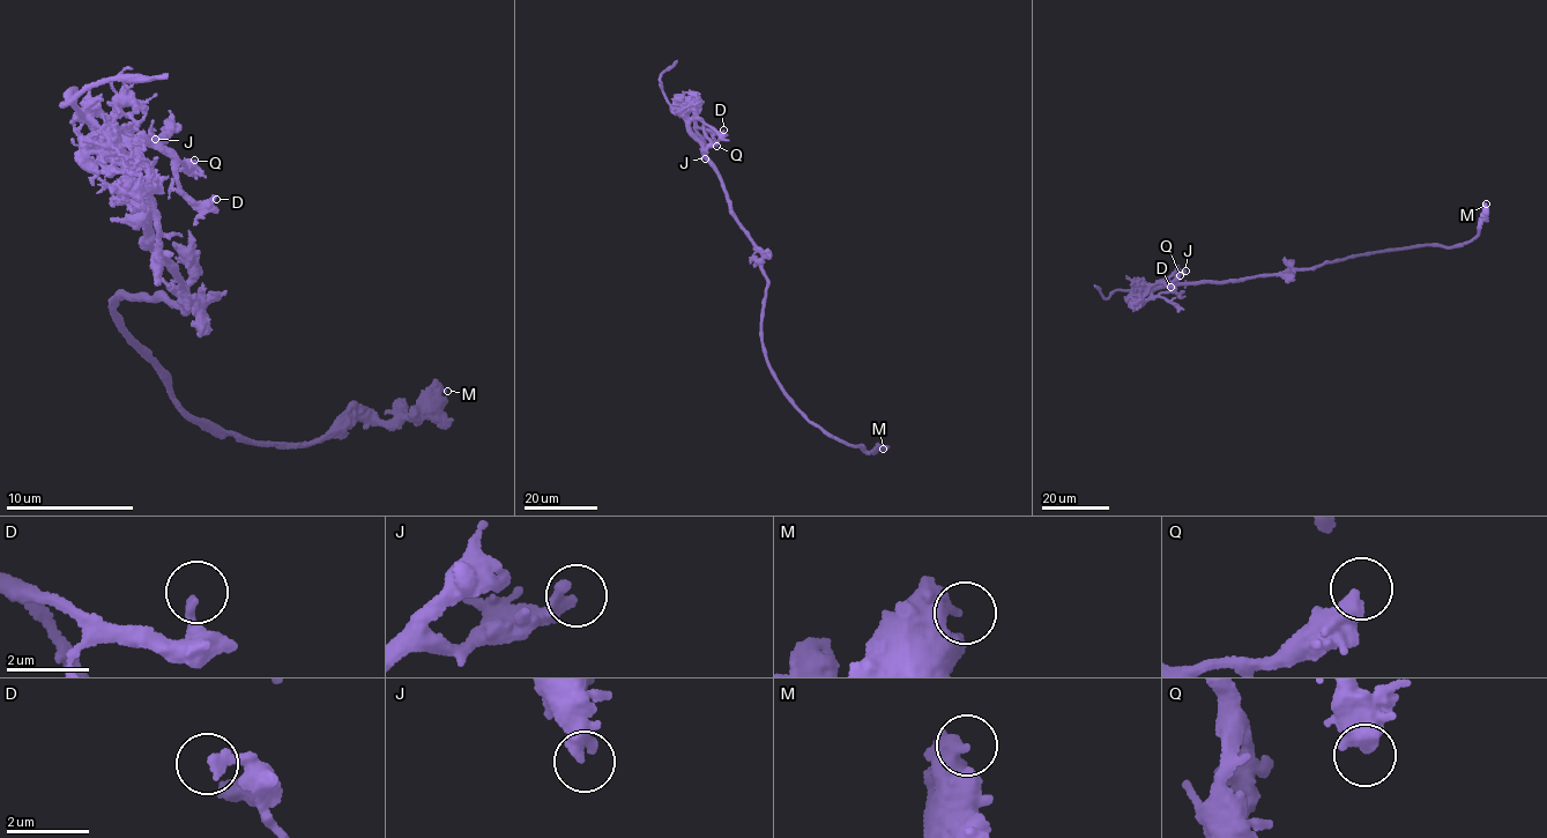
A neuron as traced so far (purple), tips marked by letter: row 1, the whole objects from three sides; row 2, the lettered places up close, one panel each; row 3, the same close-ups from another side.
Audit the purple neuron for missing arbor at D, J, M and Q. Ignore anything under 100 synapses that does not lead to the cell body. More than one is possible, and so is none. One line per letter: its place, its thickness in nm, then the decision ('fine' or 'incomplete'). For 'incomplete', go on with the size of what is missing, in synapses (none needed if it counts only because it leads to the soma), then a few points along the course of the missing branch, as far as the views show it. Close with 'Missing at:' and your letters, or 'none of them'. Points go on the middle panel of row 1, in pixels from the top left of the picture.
D: place (723, 130); calibre 240 nm; fine
J: place (705, 158); calibre 420 nm; fine
M: place (883, 449); calibre 360 nm; fine
Q: place (716, 146); calibre 500 nm; fine
Missing at: none of them

